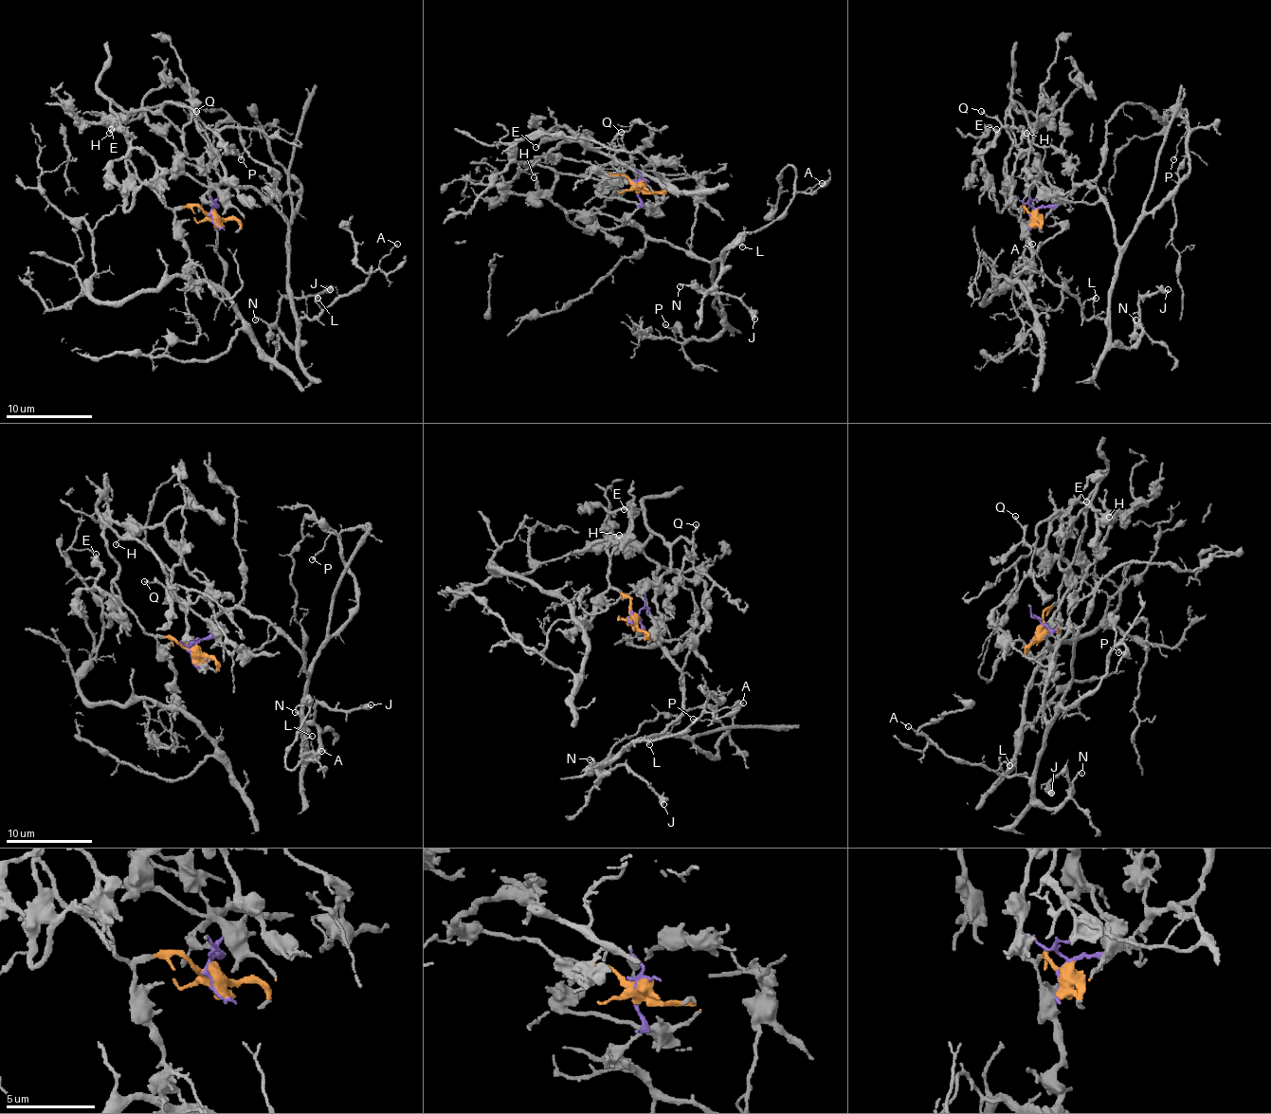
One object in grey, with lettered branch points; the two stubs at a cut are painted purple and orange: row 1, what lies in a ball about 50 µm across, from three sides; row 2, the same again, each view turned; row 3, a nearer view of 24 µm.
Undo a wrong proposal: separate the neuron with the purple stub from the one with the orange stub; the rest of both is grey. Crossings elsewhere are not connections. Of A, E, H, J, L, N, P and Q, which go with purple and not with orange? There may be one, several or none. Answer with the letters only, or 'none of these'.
A, J, L, N, P

